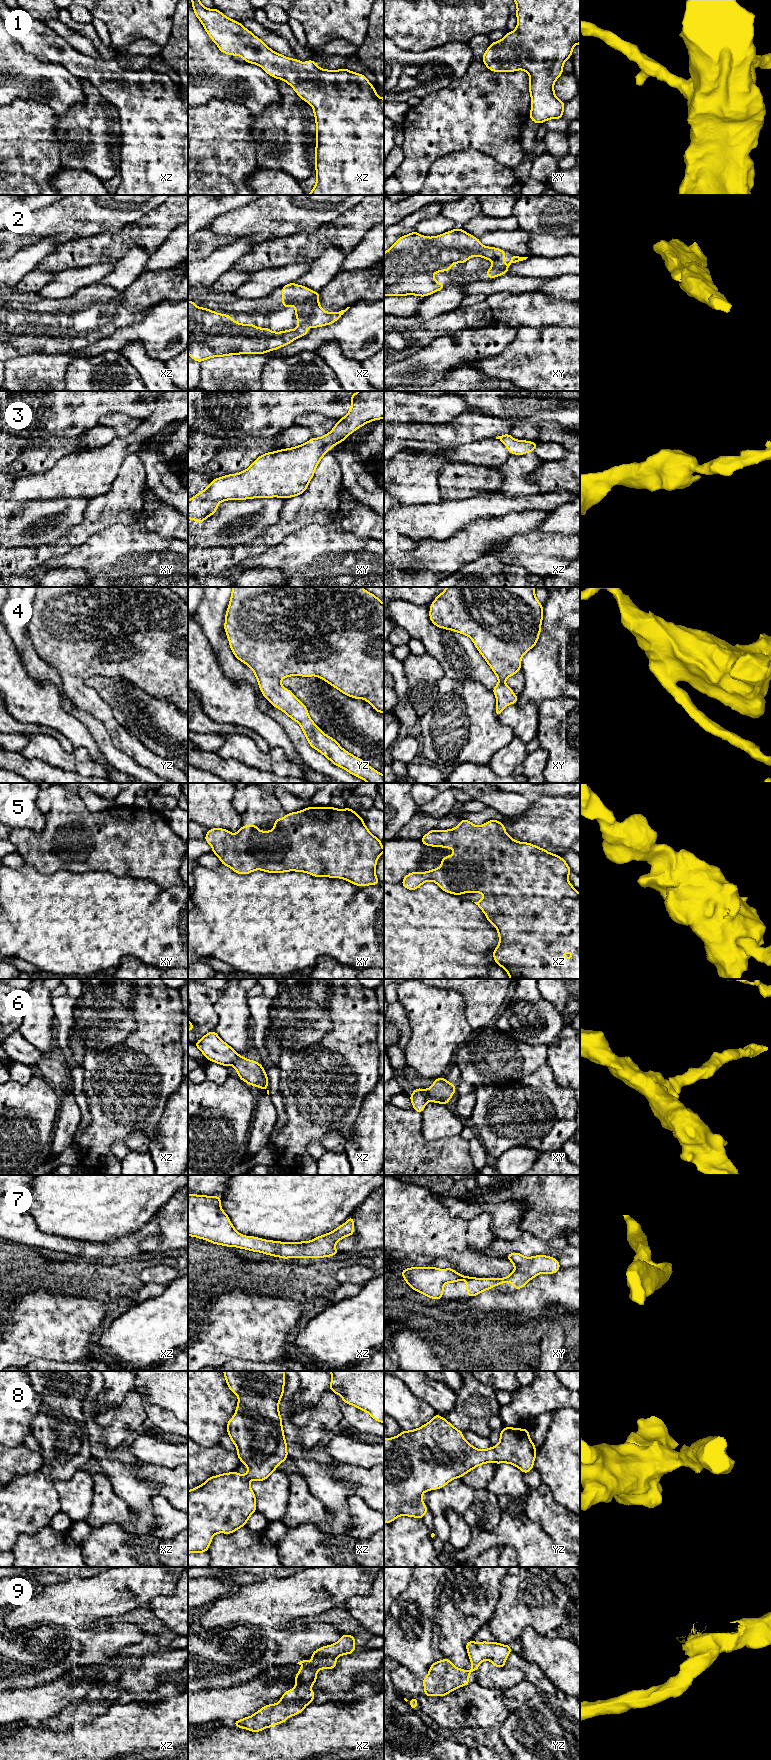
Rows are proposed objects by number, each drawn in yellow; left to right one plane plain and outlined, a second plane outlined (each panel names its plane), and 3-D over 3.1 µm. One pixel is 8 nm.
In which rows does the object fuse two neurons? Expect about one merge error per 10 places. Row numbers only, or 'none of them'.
none of them

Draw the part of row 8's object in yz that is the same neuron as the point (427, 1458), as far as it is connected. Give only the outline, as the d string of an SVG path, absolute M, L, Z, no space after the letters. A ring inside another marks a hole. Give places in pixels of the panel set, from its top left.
M435 1414L433 1419L420 1428L405 1431L393 1438L384 1438L384 1523L391 1523L399 1516L422 1519L428 1511L422 1495L426 1491L444 1487L455 1478L461 1478L472 1469L485 1463L508 1463L518 1467L524 1474L533 1469L537 1455L535 1445L529 1437L529 1429L505 1427L500 1432L499 1444L480 1450L468 1443L462 1431L456 1429L445 1418Z

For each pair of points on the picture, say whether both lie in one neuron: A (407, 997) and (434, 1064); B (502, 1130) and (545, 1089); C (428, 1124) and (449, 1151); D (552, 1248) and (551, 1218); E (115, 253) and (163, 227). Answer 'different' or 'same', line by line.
A: same
B: same
C: different
D: different
E: same

